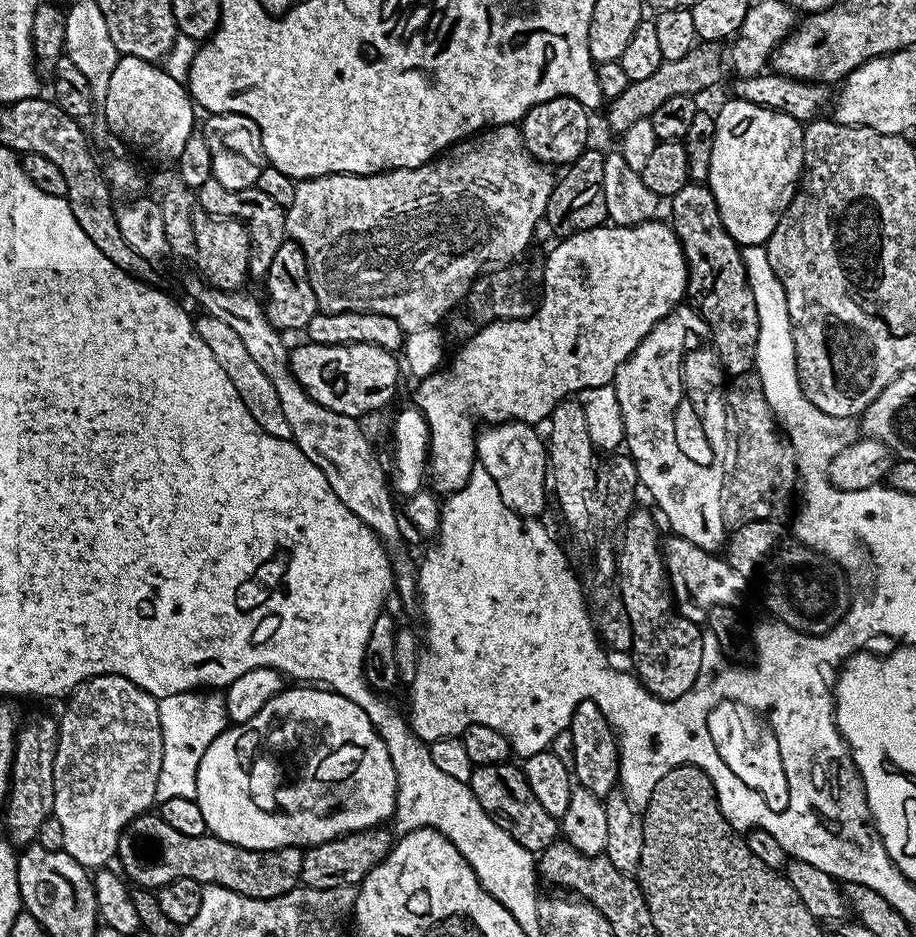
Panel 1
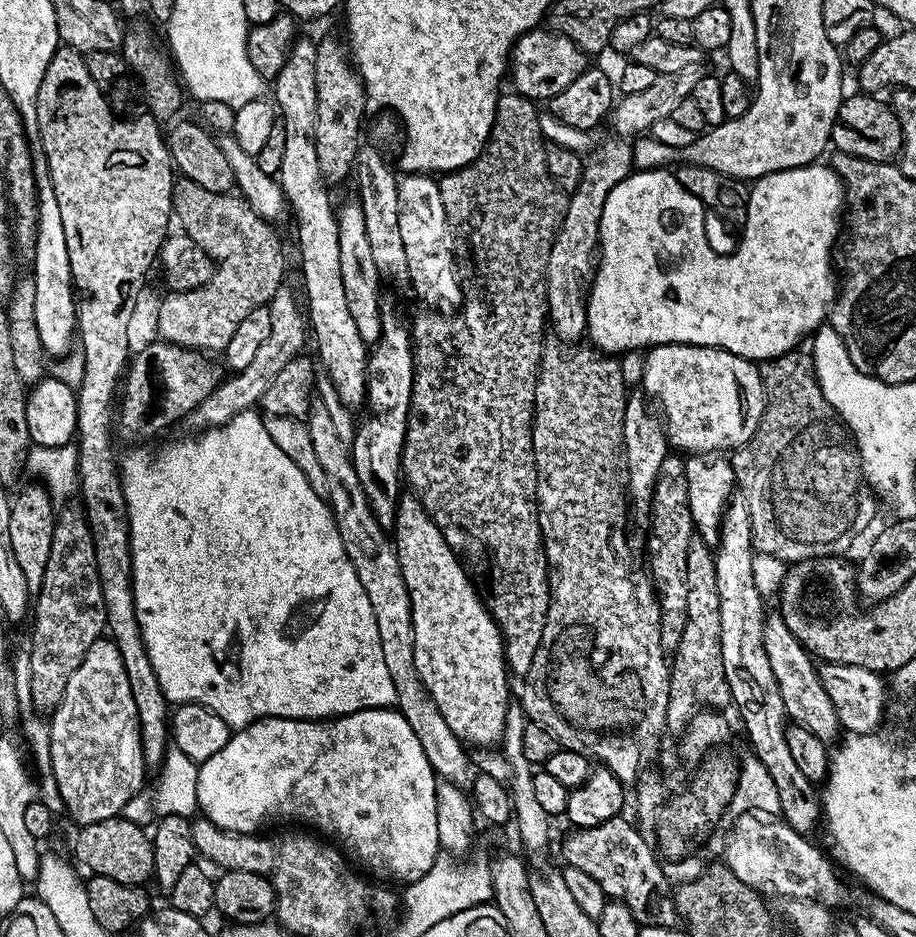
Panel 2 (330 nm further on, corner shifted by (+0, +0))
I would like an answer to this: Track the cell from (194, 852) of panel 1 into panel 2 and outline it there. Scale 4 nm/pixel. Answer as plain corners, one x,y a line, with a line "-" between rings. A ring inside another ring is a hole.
122,815
111,816
102,822
85,824
76,836
75,863
94,876
114,878
114,882
147,885
156,871
156,859
149,833
141,825
128,821

